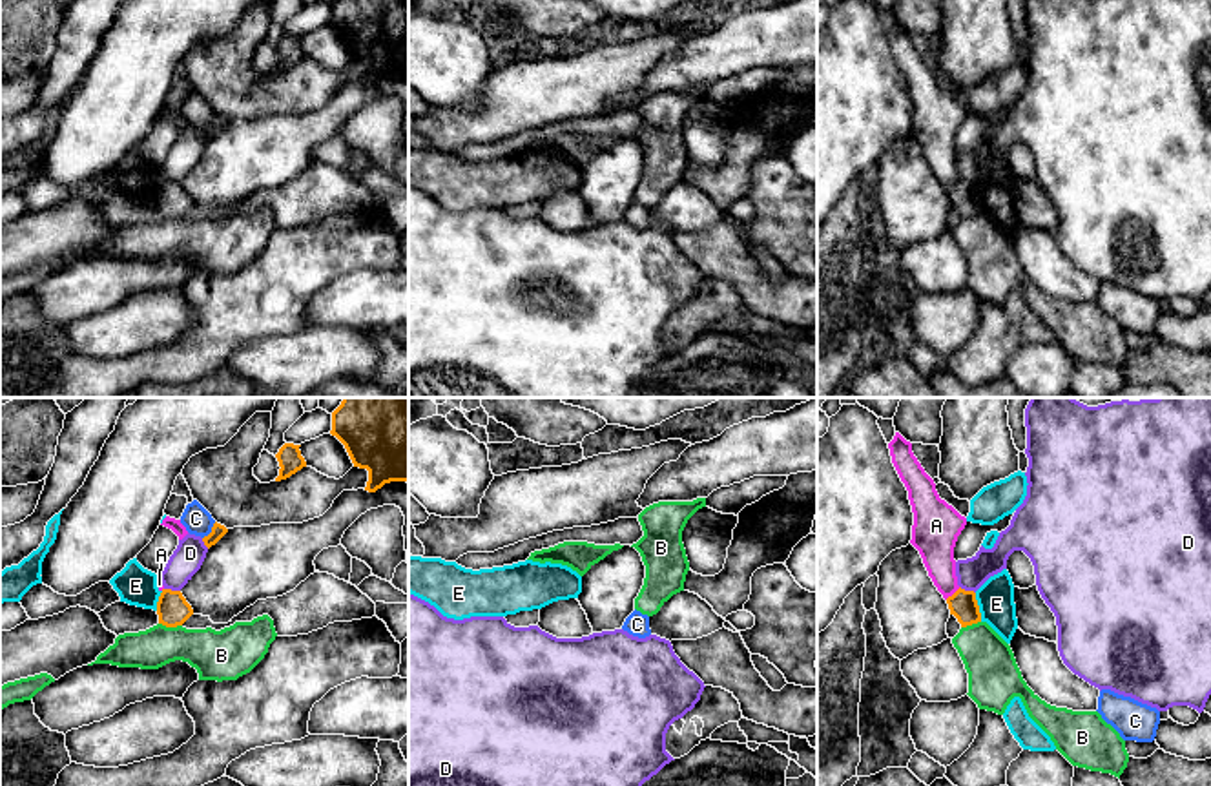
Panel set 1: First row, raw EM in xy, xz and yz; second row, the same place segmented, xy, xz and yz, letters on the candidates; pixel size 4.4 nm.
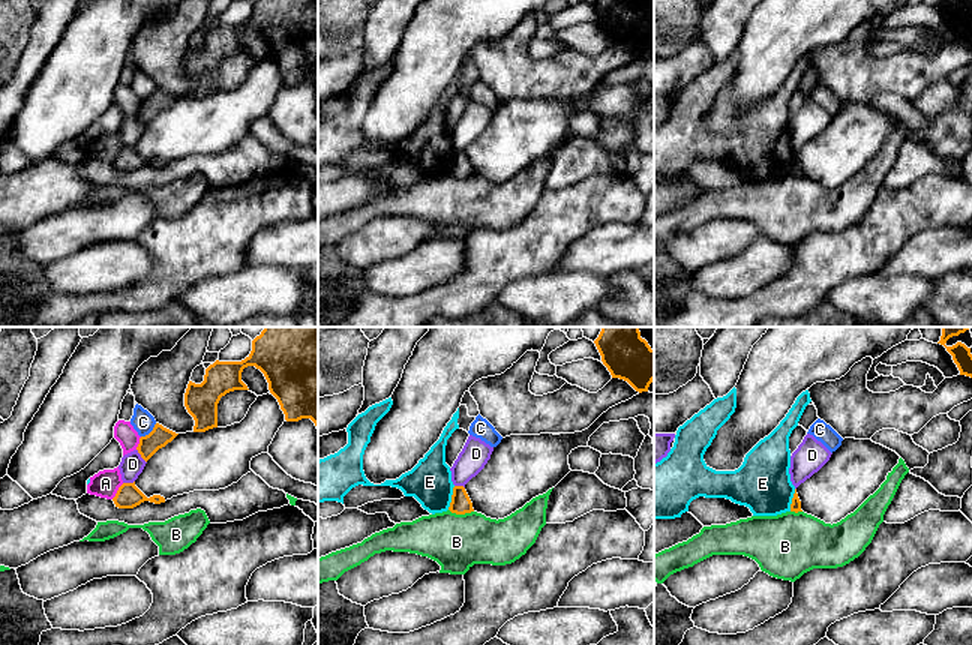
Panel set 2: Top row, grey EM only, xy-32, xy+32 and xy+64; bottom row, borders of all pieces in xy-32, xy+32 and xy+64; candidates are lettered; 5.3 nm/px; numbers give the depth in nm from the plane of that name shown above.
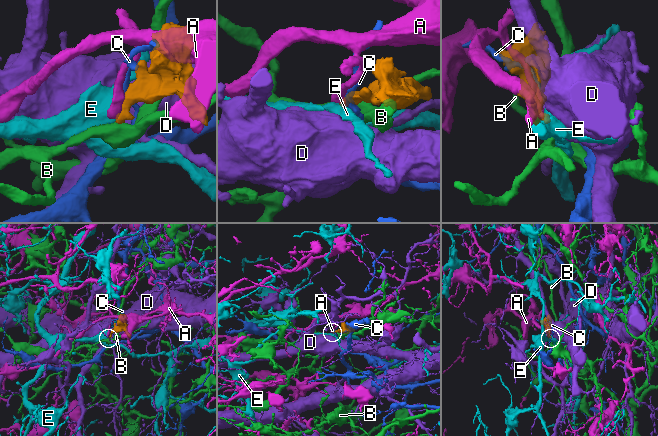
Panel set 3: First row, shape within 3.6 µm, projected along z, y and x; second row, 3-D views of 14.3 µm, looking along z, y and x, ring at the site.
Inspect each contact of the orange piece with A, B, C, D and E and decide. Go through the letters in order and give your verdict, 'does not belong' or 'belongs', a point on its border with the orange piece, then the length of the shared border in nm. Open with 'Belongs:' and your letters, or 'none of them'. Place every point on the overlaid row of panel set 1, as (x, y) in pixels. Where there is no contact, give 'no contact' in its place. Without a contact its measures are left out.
Belongs: none of them
A: does not belong; meets orange in yz at (954, 593); contact 90 nm long
B: does not belong; meets orange in xy at (170, 626); contact 110 nm long
C: does not belong; meets orange in xy at (212, 531); contact 100 nm long
D: does not belong; meets orange in xy at (170, 589); contact 70 nm long
E: does not belong; meets orange in yz at (978, 608); contact 130 nm long

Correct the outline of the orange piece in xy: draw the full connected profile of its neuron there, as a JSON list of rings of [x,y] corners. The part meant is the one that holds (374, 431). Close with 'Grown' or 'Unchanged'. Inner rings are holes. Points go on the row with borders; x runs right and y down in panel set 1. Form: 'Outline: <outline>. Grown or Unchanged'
Outline: [[[343,398],[332,412],[332,436],[347,449],[354,467],[368,471],[365,491],[376,492],[385,483],[409,483],[409,398]]]. Unchanged

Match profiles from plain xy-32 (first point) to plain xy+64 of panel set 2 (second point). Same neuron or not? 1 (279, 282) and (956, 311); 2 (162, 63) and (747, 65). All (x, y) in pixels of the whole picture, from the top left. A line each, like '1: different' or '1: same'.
1: different
2: different

